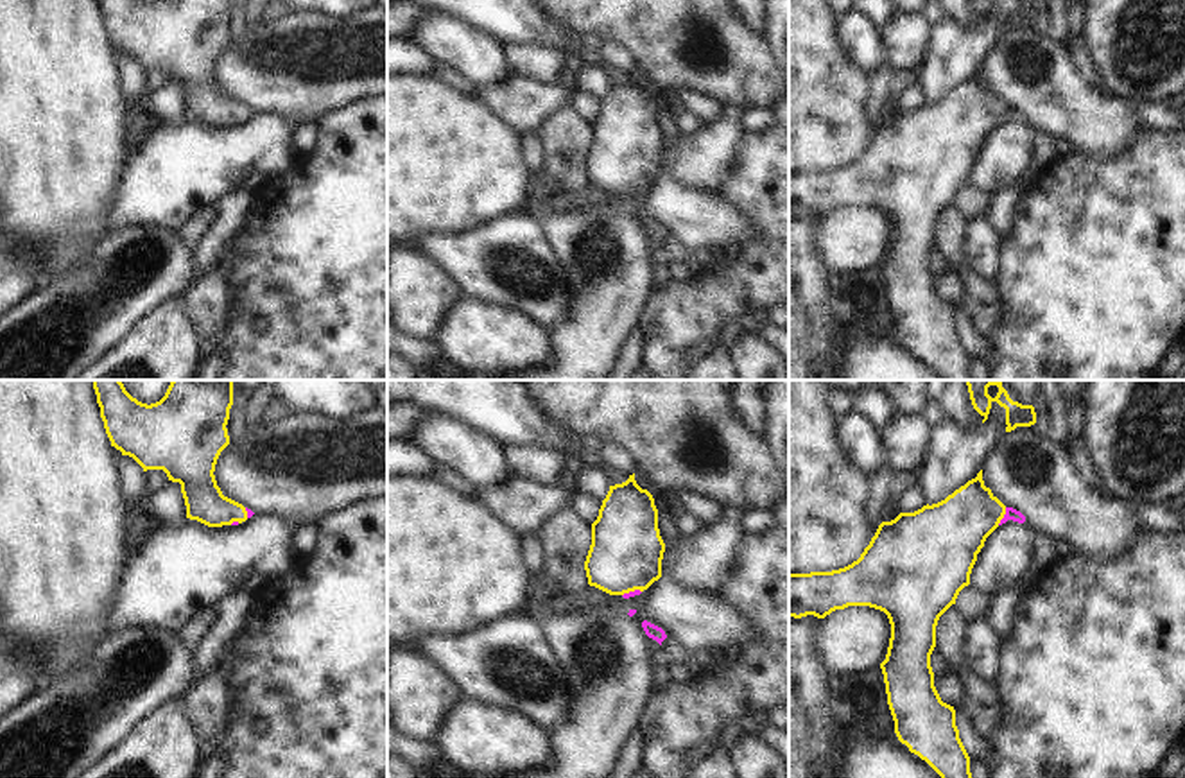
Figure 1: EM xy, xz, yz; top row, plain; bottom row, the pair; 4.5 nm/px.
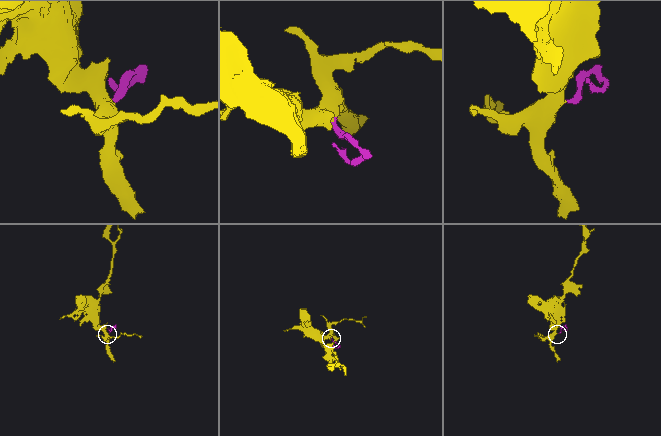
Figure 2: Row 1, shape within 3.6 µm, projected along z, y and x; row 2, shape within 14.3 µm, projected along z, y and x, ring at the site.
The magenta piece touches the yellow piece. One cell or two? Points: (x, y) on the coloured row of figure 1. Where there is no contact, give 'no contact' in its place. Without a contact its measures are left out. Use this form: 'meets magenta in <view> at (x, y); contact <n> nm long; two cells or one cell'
meets magenta in yz at (1004, 517); contact 90 nm long; one cell

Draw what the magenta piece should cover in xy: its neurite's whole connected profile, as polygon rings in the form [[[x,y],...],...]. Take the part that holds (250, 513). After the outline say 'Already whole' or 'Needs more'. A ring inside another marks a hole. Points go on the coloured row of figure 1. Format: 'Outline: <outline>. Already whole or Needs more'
Outline: [[[93,380],[100,418],[111,446],[133,457],[143,471],[163,470],[181,484],[186,518],[208,527],[238,525],[255,513],[222,495],[215,480],[215,464],[229,445],[228,419],[233,405],[233,380],[172,380],[156,403],[133,398],[120,380]]]. Needs more.

